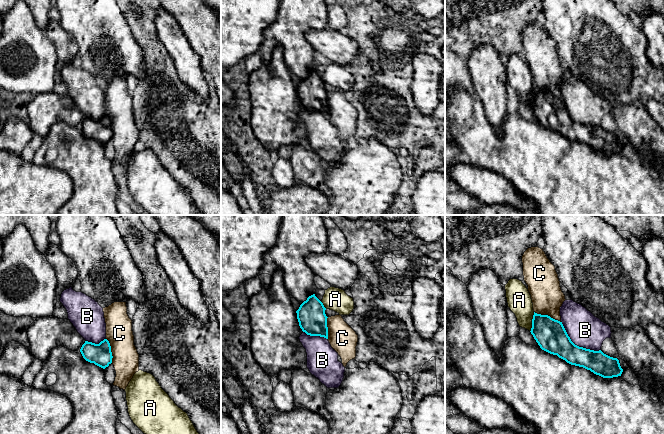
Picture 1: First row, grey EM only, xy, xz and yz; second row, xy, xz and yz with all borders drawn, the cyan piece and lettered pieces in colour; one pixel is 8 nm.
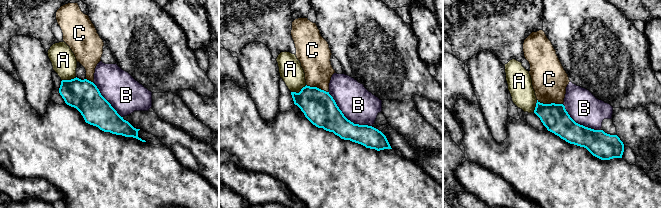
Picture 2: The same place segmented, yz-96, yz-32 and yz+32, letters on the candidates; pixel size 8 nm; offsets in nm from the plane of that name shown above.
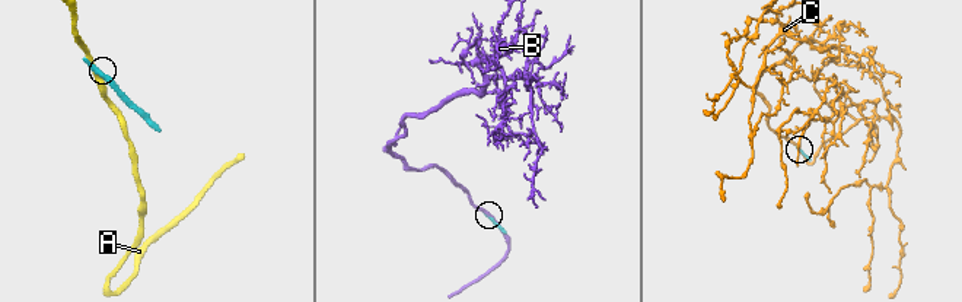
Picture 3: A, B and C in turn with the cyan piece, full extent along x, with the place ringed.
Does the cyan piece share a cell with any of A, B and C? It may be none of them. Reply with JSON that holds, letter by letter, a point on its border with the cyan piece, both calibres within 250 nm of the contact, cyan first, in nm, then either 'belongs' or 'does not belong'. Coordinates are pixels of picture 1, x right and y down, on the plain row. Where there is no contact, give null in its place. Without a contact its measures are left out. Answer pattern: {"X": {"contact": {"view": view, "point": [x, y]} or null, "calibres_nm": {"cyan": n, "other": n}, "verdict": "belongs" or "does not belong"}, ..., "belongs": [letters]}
{"A": {"contact": {"view": "yz", "point": [532, 98]}, "calibres_nm": {"cyan": 260, "other": 190}, "verdict": "does not belong"}, "B": {"contact": {"view": "yz", "point": [576, 121]}, "calibres_nm": {"cyan": 260, "other": 280}, "verdict": "belongs"}, "C": {"contact": {"view": "yz", "point": [547, 91]}, "calibres_nm": {"cyan": 260, "other": 260}, "verdict": "does not belong"}, "belongs": ["B"]}

